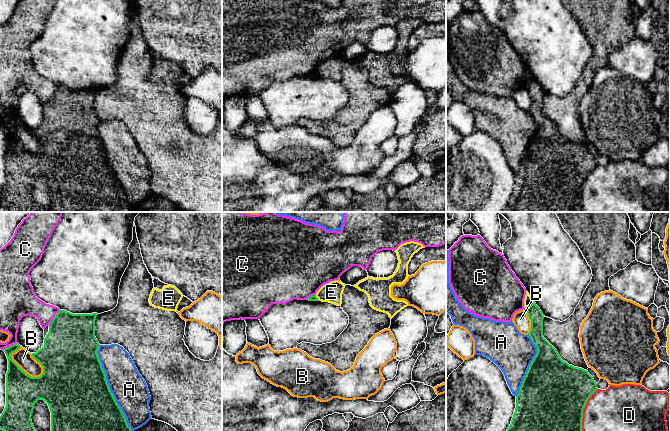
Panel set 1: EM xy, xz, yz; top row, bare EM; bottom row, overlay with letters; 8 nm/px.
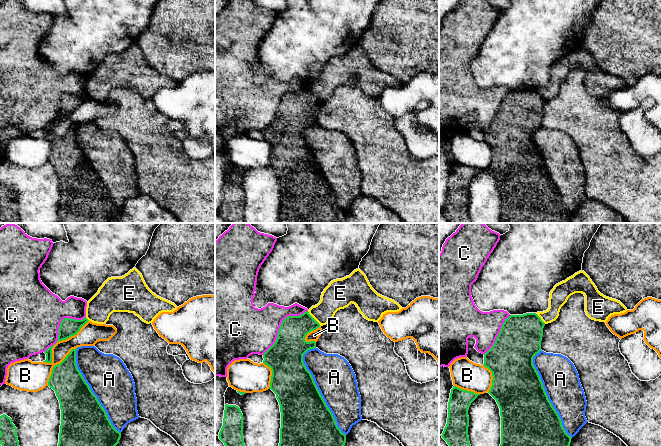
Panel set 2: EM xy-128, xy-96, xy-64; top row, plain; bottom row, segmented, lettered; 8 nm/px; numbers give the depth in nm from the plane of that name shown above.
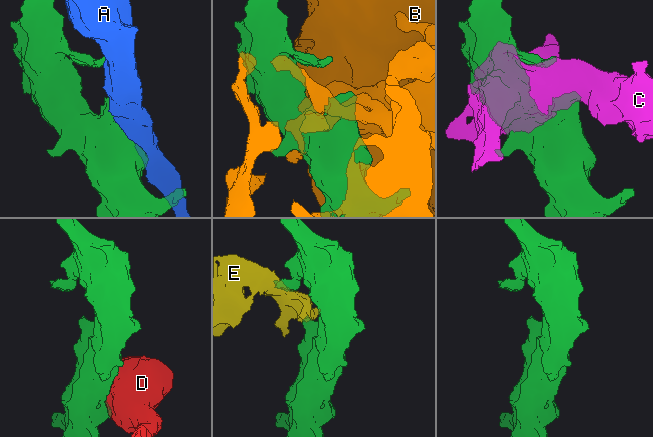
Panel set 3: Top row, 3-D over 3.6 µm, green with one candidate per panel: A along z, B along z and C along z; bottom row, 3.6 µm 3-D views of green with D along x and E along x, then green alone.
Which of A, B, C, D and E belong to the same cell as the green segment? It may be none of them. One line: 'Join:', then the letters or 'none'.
Join: none

